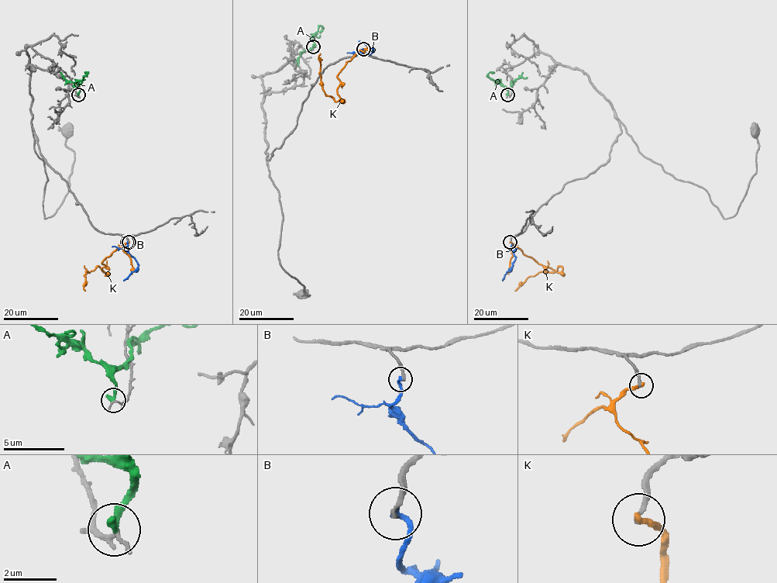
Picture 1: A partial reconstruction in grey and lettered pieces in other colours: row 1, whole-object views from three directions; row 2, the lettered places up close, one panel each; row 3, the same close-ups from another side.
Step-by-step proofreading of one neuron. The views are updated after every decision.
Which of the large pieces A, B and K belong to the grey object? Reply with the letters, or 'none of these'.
none of these

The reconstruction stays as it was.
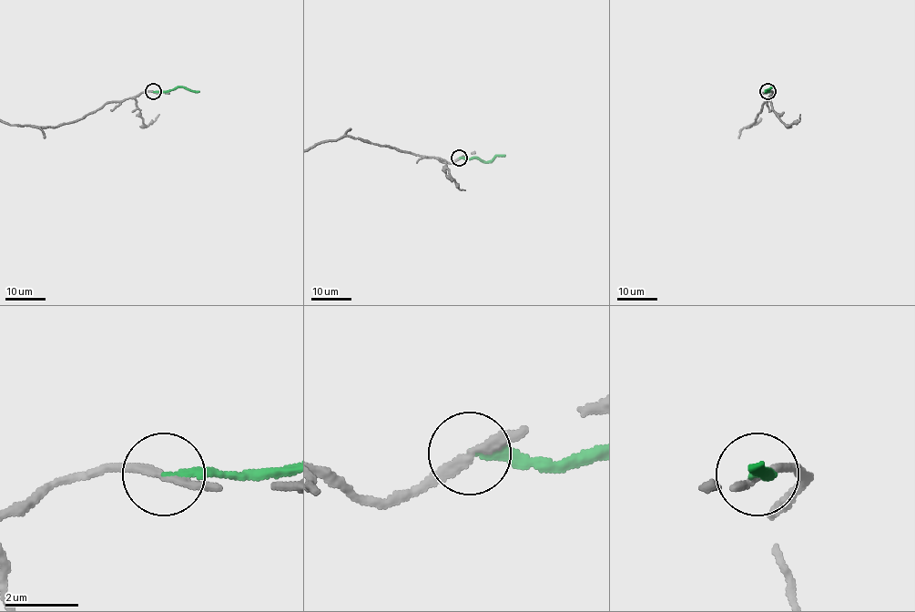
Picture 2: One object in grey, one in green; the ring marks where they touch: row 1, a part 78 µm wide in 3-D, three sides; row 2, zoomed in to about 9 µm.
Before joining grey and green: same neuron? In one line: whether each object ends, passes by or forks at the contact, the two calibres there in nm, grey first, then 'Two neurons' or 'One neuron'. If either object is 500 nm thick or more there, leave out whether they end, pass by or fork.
At the ring grey passes by. At the ring green ends. Thickness 220 nm (grey) against 180 nm. Two neurons

